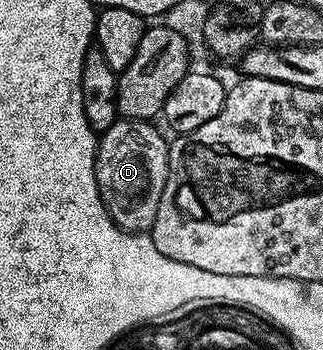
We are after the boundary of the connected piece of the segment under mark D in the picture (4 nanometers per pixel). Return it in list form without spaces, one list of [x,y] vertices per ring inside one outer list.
[[[120,118],[101,133],[95,149],[95,177],[103,205],[118,228],[150,233],[169,174],[169,140],[145,120]]]

